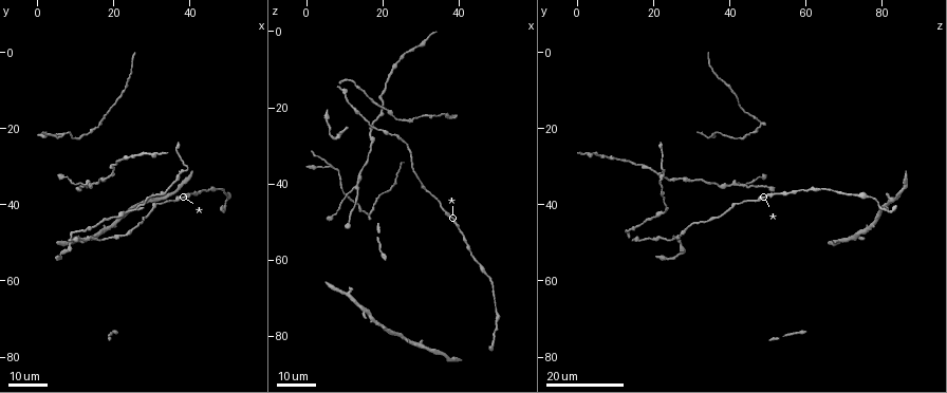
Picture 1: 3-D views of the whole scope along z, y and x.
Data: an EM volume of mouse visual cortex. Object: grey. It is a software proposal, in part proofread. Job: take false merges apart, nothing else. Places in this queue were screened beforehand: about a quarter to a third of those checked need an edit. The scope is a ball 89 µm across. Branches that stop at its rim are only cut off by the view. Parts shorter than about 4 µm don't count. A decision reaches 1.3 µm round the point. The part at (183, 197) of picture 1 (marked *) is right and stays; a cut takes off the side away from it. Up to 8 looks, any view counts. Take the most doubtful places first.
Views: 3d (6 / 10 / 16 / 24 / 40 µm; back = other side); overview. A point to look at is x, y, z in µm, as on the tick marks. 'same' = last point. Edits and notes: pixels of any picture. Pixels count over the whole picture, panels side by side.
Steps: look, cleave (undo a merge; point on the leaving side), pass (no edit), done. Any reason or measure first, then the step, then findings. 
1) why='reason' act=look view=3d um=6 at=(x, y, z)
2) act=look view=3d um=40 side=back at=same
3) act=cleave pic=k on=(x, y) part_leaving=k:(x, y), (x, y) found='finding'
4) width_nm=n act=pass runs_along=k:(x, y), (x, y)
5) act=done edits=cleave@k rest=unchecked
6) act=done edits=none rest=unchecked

act=look view=3d um=16 at=(21.5, 42.0, 21.0)

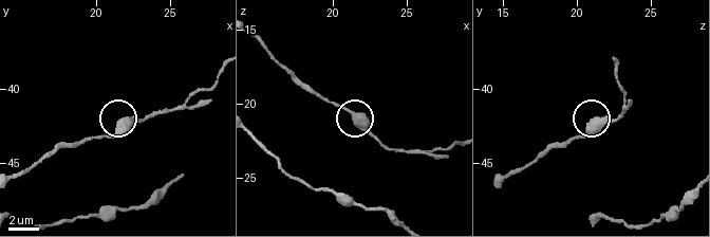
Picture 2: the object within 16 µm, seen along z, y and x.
act=look view=3d um=10 at=(22.0, 42.0, 21.2)

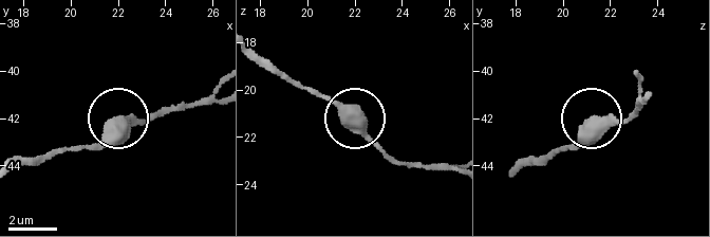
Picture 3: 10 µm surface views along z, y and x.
width_nm=480 act=pass runs_along=3:(18, 165), (97, 143), (115, 123), (155, 116) found='all the same cell'

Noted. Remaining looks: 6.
why='four or more arms meet' act=look view=3d um=16 at=(13.0, 34.5, 41.5)

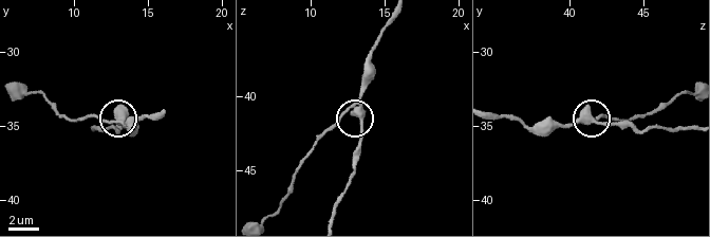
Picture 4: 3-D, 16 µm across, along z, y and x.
act=look view=3d um=10 at=(12.8, 34.4, 41.0)

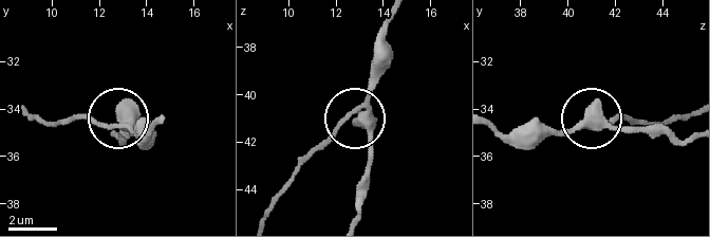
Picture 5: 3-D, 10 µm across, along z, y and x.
side_arm_um=12 act=pass runs_along=5:(392, 20), (359, 117), (370, 142), (370, 182) found='all the same cell'

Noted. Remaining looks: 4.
why='side arm on a straight run' act=look view=3d um=16 at=(7.0, 21.5, 35.0)

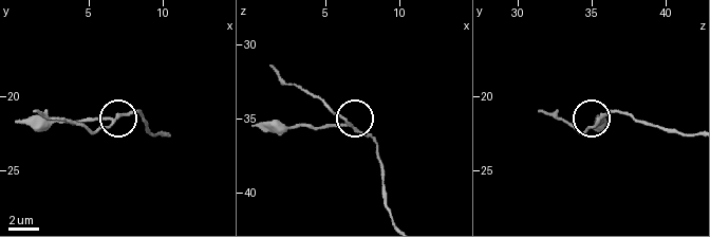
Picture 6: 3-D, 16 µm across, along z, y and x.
why='zoom in' act=look view=3d um=6 at=(6.6, 21.6, 35.2)

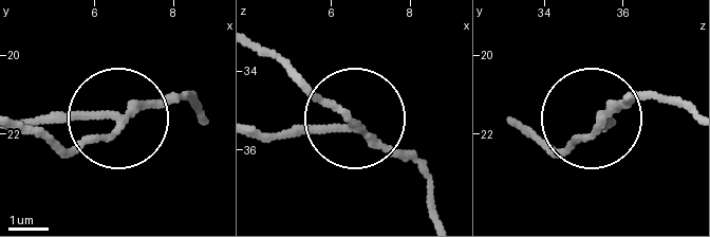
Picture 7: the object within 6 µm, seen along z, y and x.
act=cleave pic=7 on=(77, 142) part_leaving=7:(129, 120), (186, 99), (199, 109) found='two cells meet here'

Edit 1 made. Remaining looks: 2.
act=done edits=cleave@7 rest=unchecked

